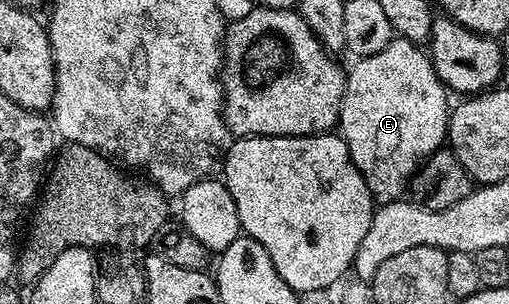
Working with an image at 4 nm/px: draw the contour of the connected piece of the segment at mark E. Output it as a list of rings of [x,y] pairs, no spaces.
[[[395,36],[384,51],[359,57],[353,63],[355,65],[349,66],[346,75],[337,128],[340,136],[346,140],[352,163],[356,163],[360,175],[364,175],[364,183],[368,183],[371,195],[379,202],[389,202],[401,198],[419,165],[437,149],[443,148],[448,137],[452,105],[446,102],[448,90],[436,75],[427,50],[415,42]]]

